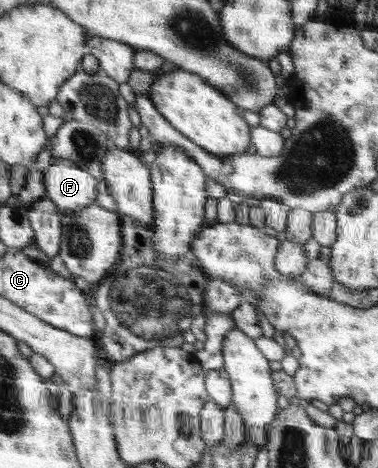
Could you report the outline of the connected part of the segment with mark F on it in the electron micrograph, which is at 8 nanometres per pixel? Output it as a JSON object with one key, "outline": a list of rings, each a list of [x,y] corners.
{"outline":[[[66,159],[53,160],[44,172],[47,198],[53,201],[60,213],[77,211],[95,203],[99,180]]]}

